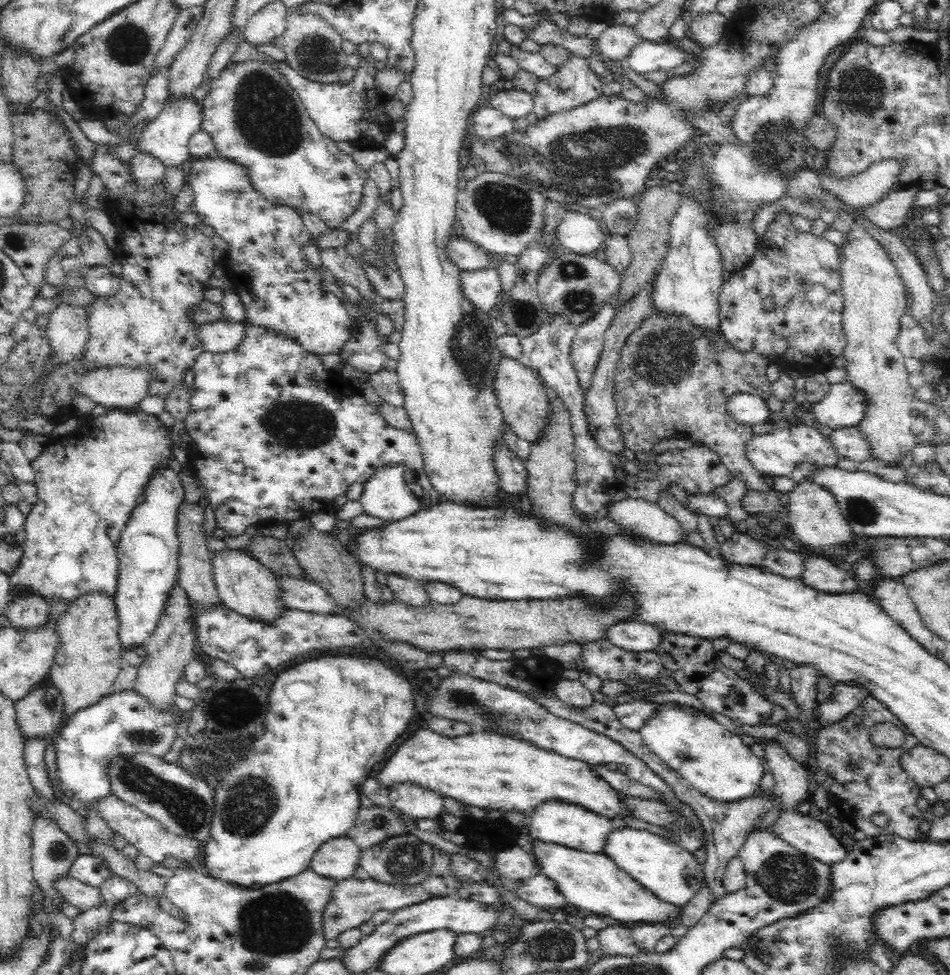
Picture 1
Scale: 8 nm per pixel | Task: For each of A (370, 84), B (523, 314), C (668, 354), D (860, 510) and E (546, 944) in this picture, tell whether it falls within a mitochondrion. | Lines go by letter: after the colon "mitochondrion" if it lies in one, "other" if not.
A: other
B: mitochondrion
C: mitochondrion
D: mitochondrion
E: mitochondrion

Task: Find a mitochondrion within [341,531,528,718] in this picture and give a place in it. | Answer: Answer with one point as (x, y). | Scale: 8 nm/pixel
(460, 698)

